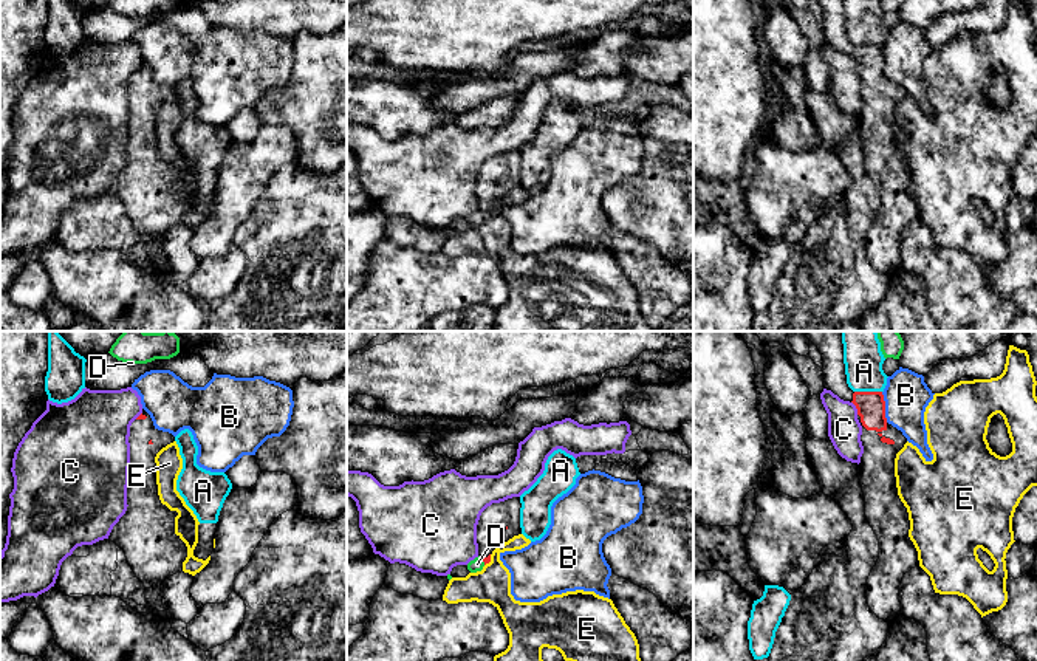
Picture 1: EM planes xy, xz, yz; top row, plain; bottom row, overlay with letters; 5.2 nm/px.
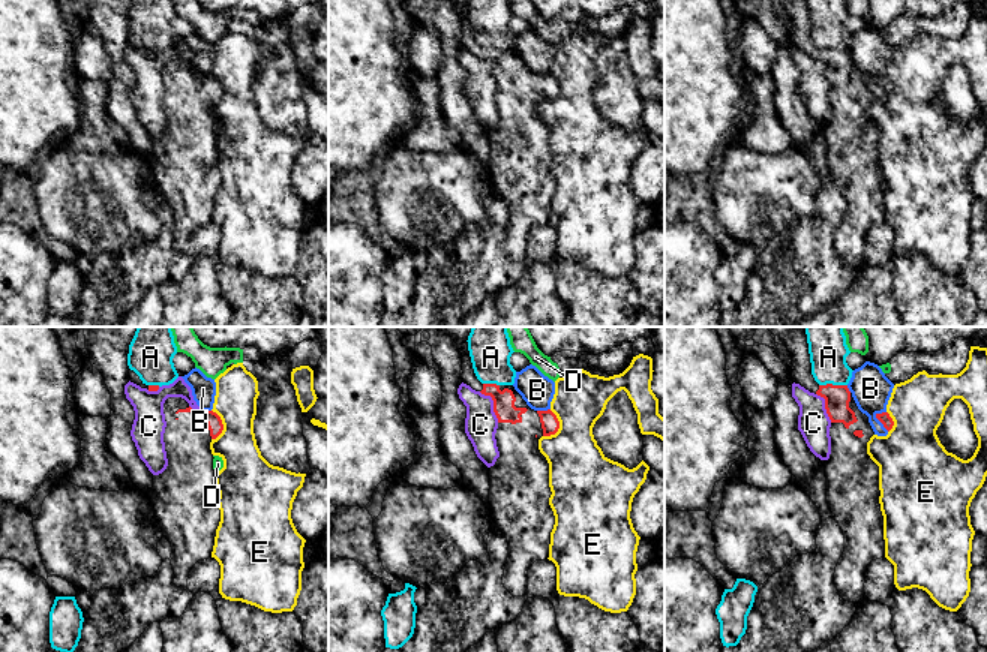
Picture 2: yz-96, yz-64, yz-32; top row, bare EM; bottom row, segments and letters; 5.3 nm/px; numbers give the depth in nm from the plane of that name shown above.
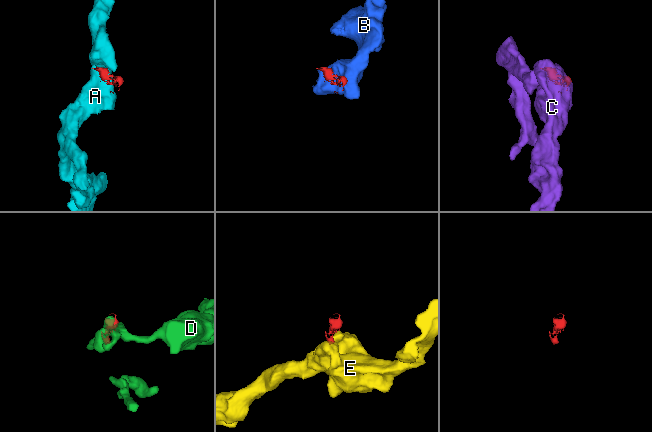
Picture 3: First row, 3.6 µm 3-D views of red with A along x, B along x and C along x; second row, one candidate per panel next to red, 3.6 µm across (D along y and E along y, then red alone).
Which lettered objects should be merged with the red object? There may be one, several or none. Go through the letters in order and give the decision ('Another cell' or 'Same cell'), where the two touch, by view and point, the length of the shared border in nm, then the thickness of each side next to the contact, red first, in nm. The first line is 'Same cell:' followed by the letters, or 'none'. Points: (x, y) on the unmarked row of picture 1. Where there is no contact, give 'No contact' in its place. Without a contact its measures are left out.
Same cell: none
A: Another cell. Touches red at yz (869, 45). Shared border 140 nm. Thickness 150 nm (red) against 190 nm
B: Another cell. Touches red at yz (884, 61). Shared border 160 nm. Thickness 150 nm (red) against 240 nm
C: Another cell. Touches red at yz (856, 61). Shared border 80 nm. Thickness 150 nm (red) against 180 nm
D: Another cell. Touches red at xz (483, 214). Shared border 50 nm. Thickness 30 nm (red) against 70 nm
E: Another cell. Touches red at xz (489, 214). Shared border 70 nm. Thickness 30 nm (red) against 190 nm

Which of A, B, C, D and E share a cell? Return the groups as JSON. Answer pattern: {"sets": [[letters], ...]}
{"sets": [["A"], ["B"], ["C"], ["D"], ["E"]]}

